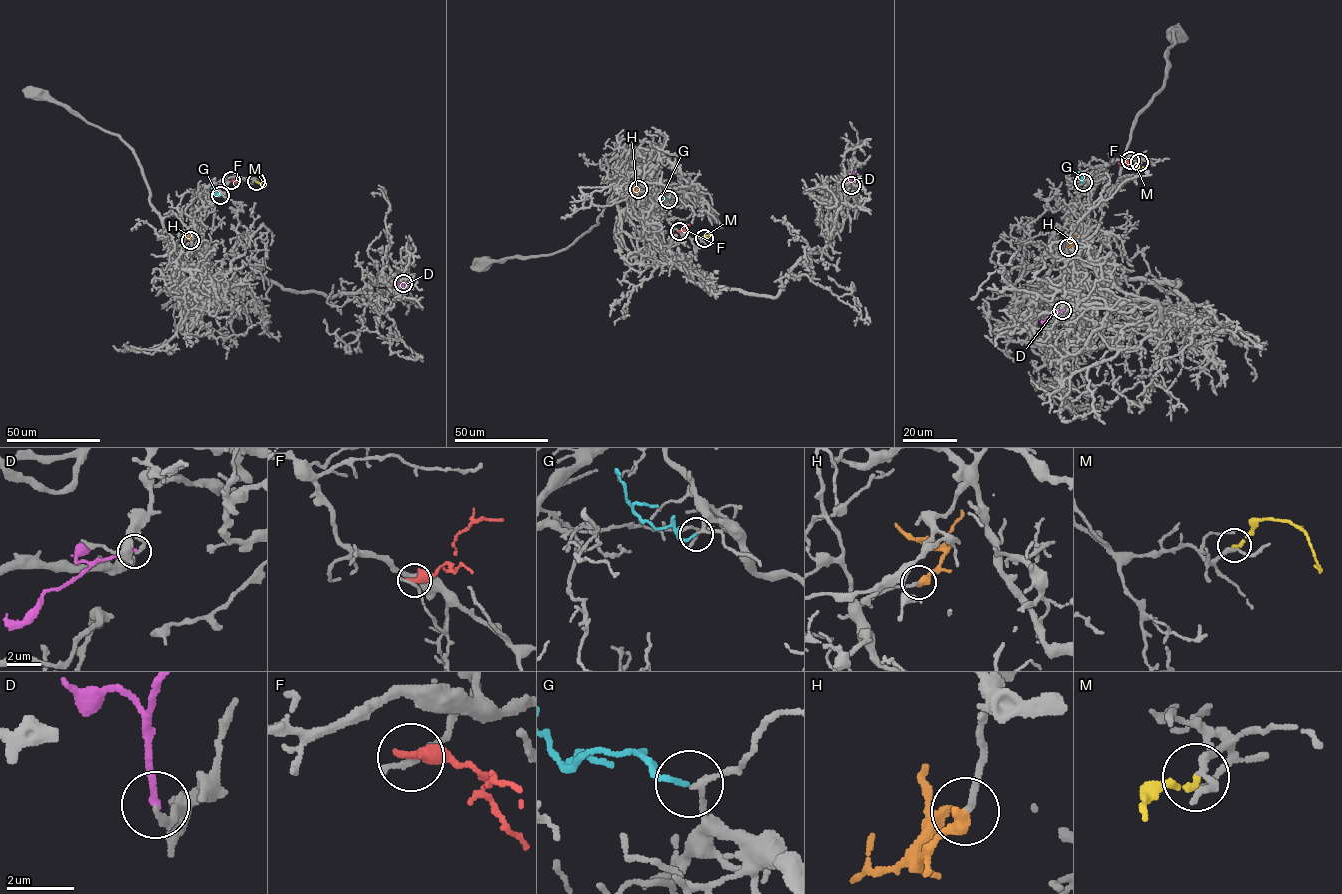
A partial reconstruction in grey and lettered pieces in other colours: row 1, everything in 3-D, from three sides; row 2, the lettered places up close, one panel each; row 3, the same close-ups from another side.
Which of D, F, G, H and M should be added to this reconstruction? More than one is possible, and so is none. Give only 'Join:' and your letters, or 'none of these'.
Join: G, H

